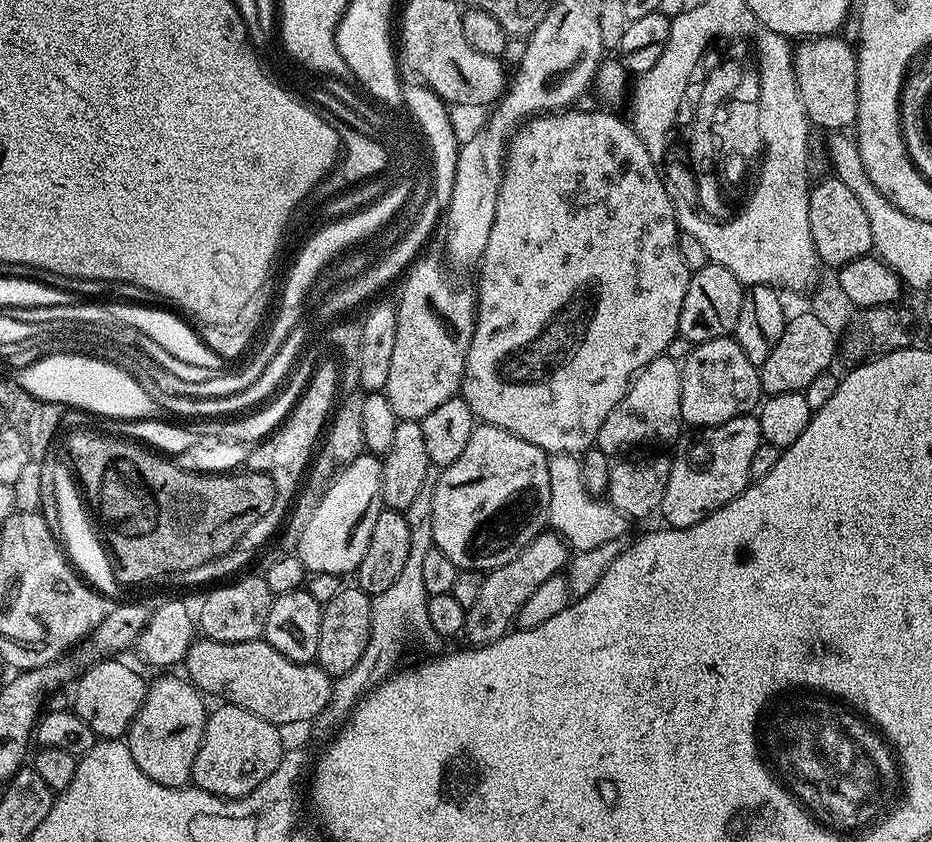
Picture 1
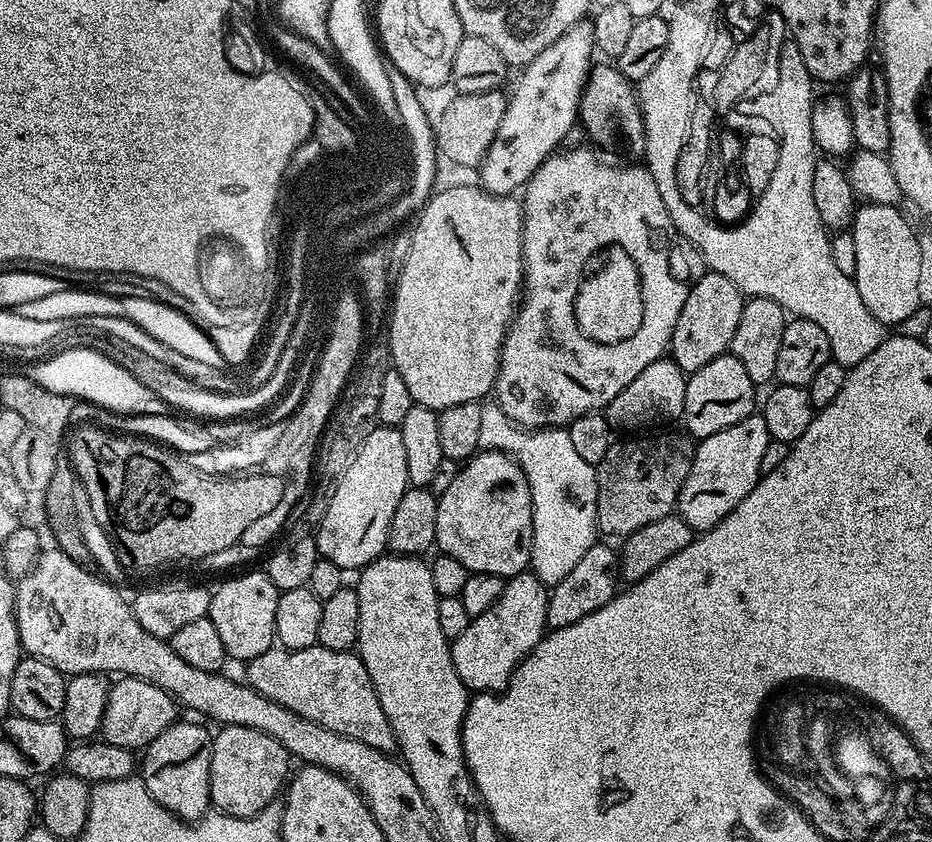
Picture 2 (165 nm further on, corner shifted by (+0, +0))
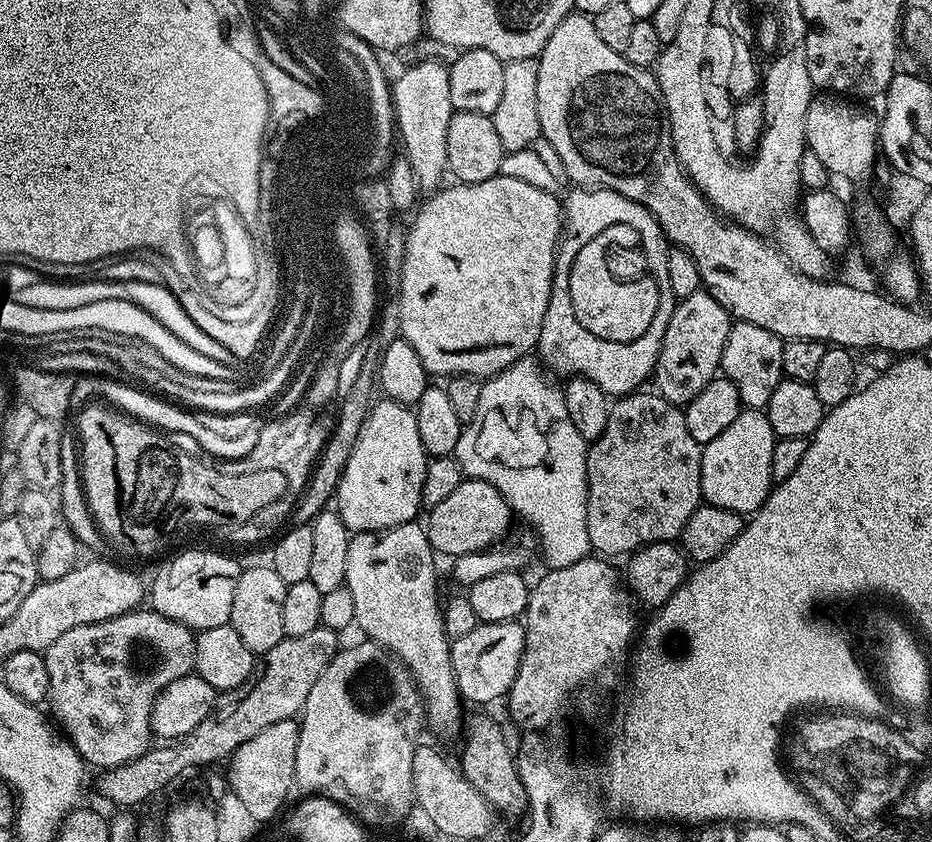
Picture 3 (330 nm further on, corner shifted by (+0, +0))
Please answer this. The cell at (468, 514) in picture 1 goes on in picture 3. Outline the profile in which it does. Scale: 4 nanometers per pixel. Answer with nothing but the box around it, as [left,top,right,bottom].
[426,478,514,558]

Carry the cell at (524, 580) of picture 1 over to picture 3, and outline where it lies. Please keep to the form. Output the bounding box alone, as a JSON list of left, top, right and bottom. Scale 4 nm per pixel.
[451,620,524,704]

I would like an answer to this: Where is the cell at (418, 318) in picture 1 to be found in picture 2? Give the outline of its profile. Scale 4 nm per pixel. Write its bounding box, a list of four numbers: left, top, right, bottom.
[387,183,524,414]

